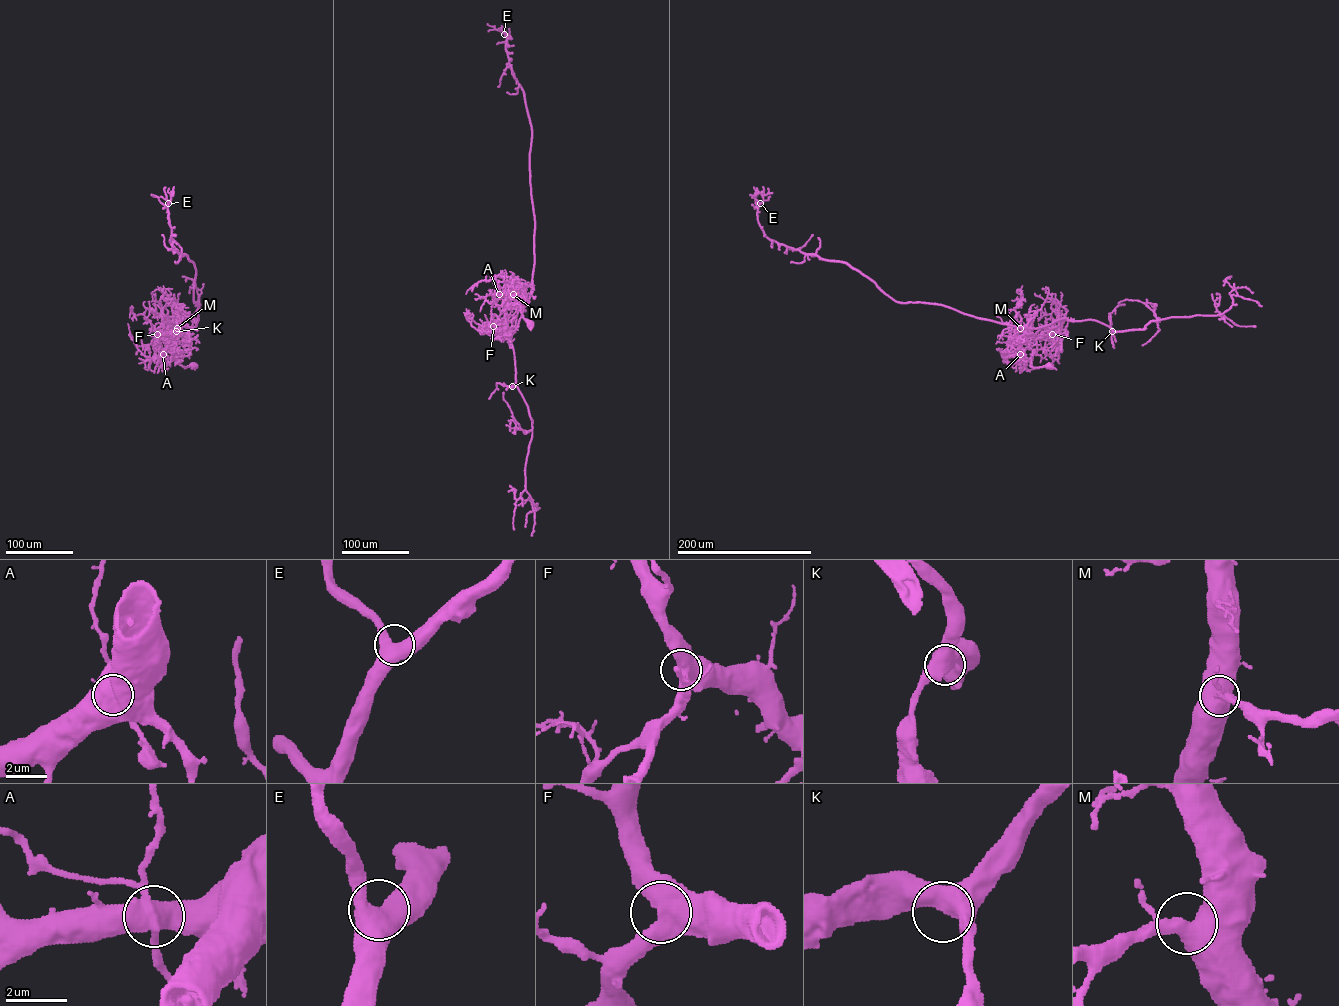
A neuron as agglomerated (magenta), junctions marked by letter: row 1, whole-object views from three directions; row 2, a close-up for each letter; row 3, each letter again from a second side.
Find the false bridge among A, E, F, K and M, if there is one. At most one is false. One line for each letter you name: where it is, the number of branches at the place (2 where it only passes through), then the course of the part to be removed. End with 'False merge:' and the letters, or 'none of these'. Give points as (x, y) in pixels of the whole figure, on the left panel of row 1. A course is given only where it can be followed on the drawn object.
A: place (163, 354); branches 4; course (163, 354), (157, 342)
False merge: A

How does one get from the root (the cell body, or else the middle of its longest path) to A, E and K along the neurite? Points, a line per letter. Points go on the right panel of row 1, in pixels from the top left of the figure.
A: (1048, 366), (1029, 365), (1031, 356), (1036, 351), (1035, 340), (1025, 339), (1020, 354)
E: (1048, 366), (1029, 365), (1036, 340), (1066, 317), (1027, 328), (896, 301), (845, 263), (769, 239), (760, 203)
K: (1048, 366), (1033, 367), (1031, 357), (1036, 351), (1036, 340), (1046, 336), (1057, 321), (1096, 320), (1112, 331)

